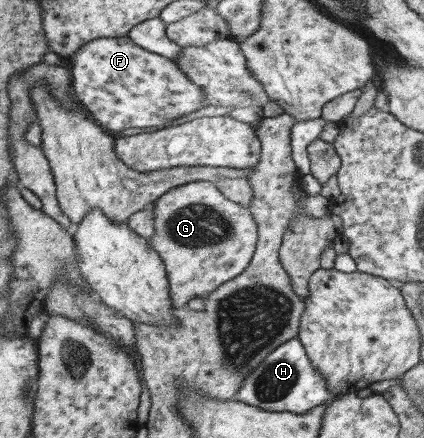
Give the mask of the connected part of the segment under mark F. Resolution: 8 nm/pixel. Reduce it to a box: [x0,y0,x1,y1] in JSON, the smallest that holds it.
[70,35,207,134]

